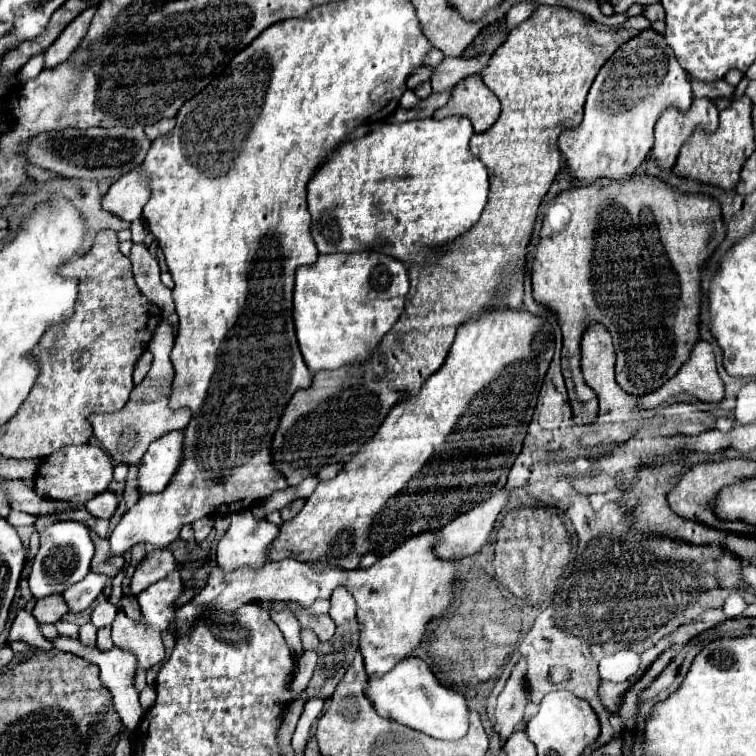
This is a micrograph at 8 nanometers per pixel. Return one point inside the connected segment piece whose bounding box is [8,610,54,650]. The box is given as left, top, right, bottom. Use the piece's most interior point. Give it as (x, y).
(25, 628)

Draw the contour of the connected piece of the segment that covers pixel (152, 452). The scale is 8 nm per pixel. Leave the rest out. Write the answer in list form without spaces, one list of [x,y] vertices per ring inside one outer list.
[[[172,430],[152,442],[142,460],[146,466],[140,464],[138,490],[142,494],[164,490],[184,460],[184,430]]]

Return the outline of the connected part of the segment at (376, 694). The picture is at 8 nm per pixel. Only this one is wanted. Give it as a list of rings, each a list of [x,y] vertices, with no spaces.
[[[404,658],[390,672],[368,676],[364,692],[378,714],[402,722],[404,726],[410,726],[432,738],[460,740],[468,730],[468,706],[464,696],[442,686],[430,672],[428,664],[420,658]]]

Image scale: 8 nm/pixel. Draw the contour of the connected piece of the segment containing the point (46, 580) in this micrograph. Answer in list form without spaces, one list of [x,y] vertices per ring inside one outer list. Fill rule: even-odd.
[[[68,520],[68,522],[54,522],[46,530],[42,530],[40,550],[32,562],[32,572],[28,576],[28,584],[34,598],[62,594],[66,588],[80,582],[90,572],[92,556],[94,556],[94,544],[84,524]]]

